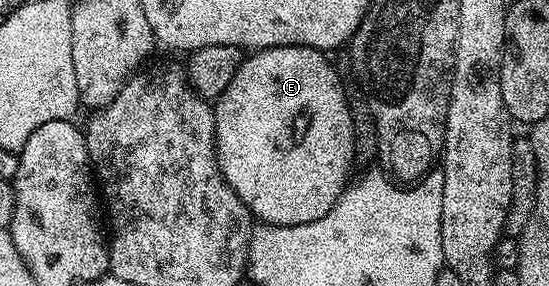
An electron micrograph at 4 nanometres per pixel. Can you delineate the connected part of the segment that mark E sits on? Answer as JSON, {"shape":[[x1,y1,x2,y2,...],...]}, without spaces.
{"shape":[[311,47,256,50,244,58,228,87,214,100,215,153,219,156,219,171,260,224,292,227,317,221,333,209,352,178,351,165,356,162,353,121,341,75,331,68,327,59,330,58,324,52]]}

